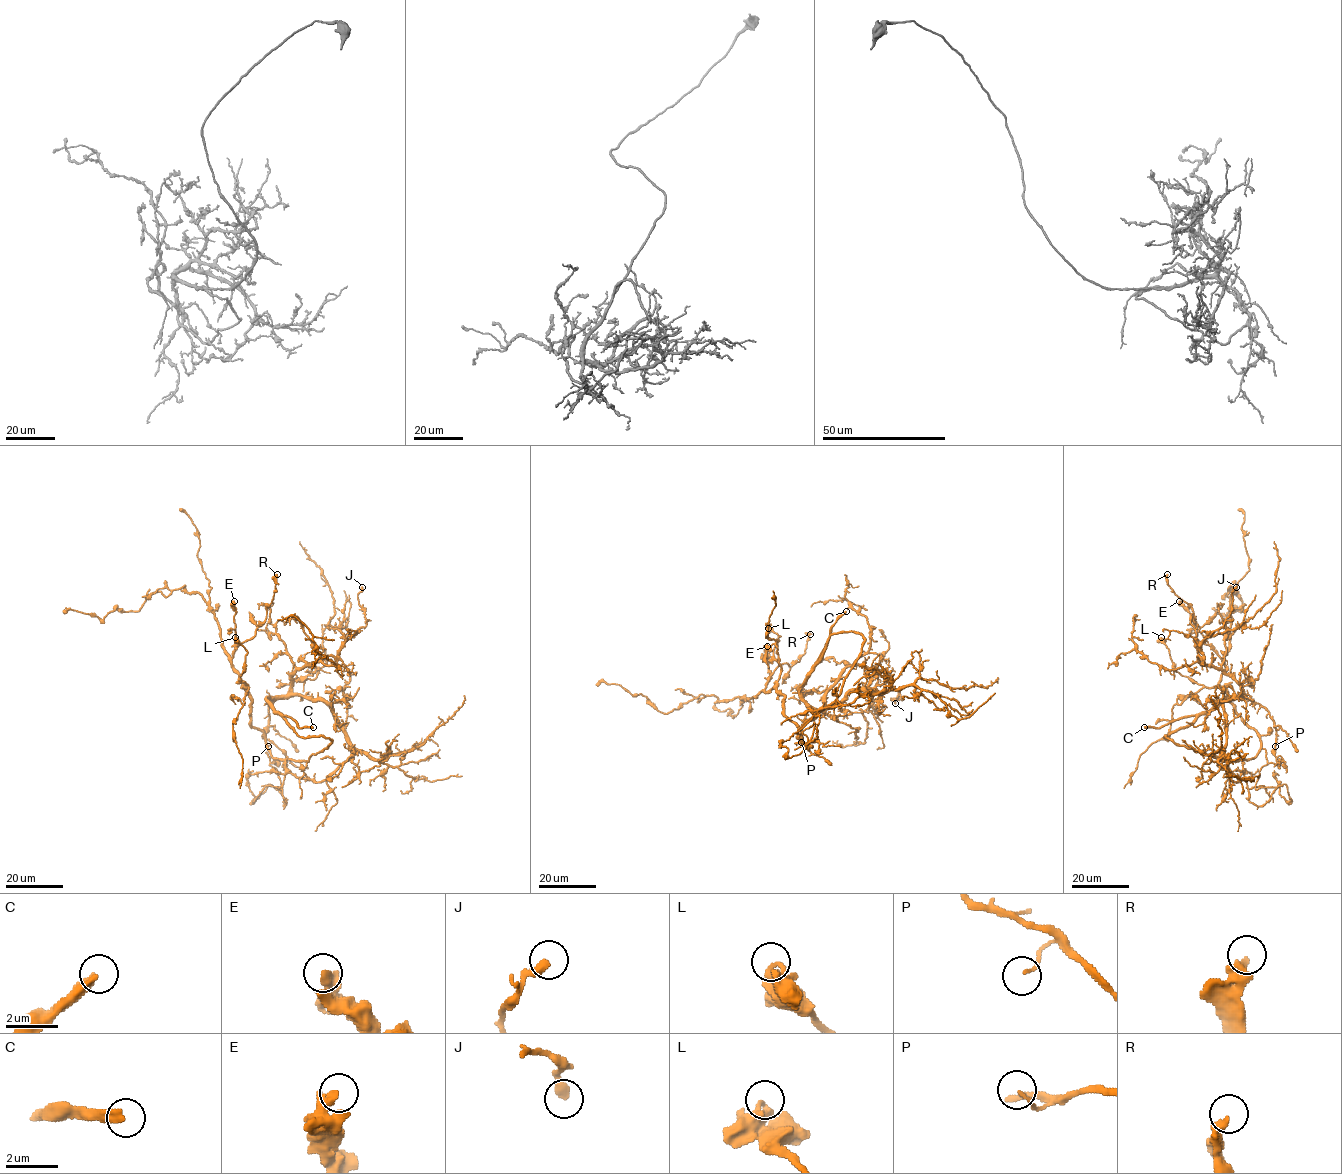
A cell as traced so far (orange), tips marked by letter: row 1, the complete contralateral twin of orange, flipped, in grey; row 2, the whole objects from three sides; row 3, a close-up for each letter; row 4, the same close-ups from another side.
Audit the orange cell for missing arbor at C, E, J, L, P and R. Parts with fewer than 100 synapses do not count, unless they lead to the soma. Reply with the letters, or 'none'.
C

